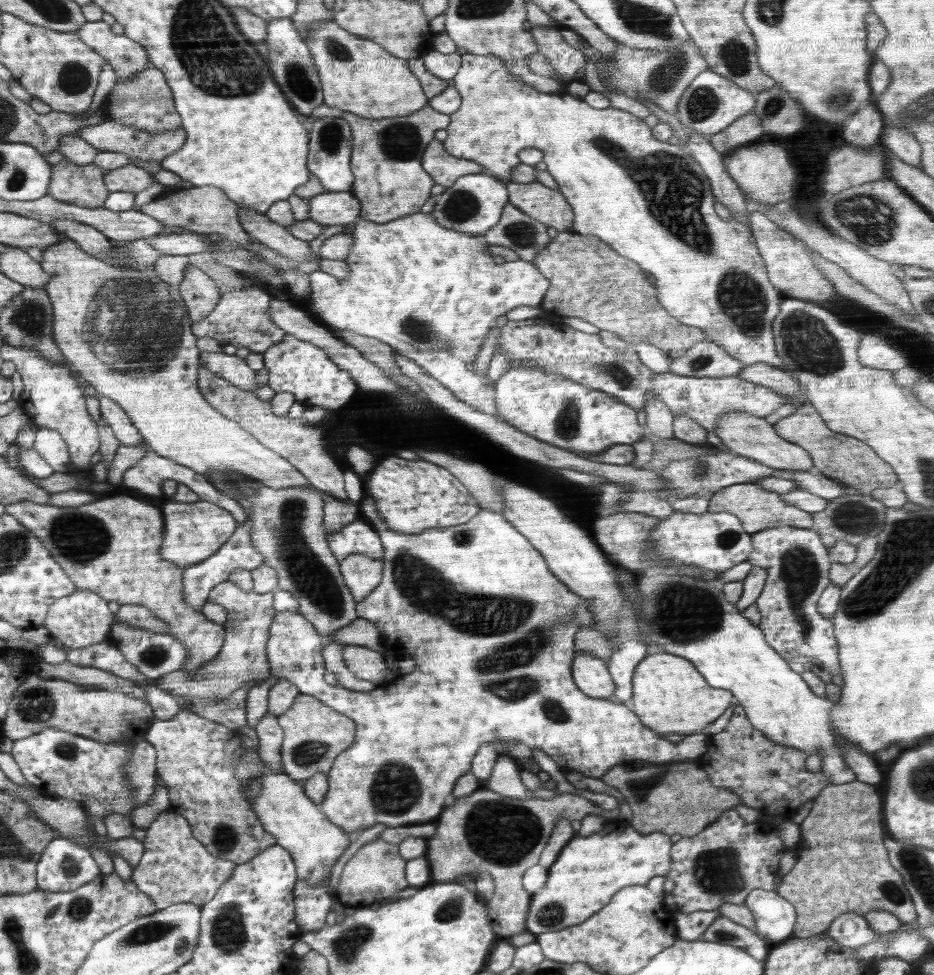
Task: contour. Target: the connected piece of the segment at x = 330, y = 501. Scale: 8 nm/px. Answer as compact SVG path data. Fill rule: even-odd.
M322 494L324 500L323 526L325 536L340 532L344 526L360 517L359 507L348 498L348 502L340 502L330 494Z

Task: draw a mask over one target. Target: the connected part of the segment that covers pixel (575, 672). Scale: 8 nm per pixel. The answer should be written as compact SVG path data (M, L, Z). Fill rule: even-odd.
M576 652L571 672L576 687L589 698L608 700L616 691L612 675L600 658Z

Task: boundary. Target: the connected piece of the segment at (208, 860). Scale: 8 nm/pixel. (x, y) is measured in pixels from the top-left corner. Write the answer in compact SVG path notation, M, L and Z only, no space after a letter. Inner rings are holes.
M170 809L161 812L146 830L143 860L133 867L132 880L144 894L148 894L148 898L152 898L156 910L164 910L174 904L202 906L210 902L217 890L230 879L237 865L212 856L193 837L188 821Z

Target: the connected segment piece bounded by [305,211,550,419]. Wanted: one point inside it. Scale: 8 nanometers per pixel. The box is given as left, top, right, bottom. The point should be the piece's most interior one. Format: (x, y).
(433, 295)

